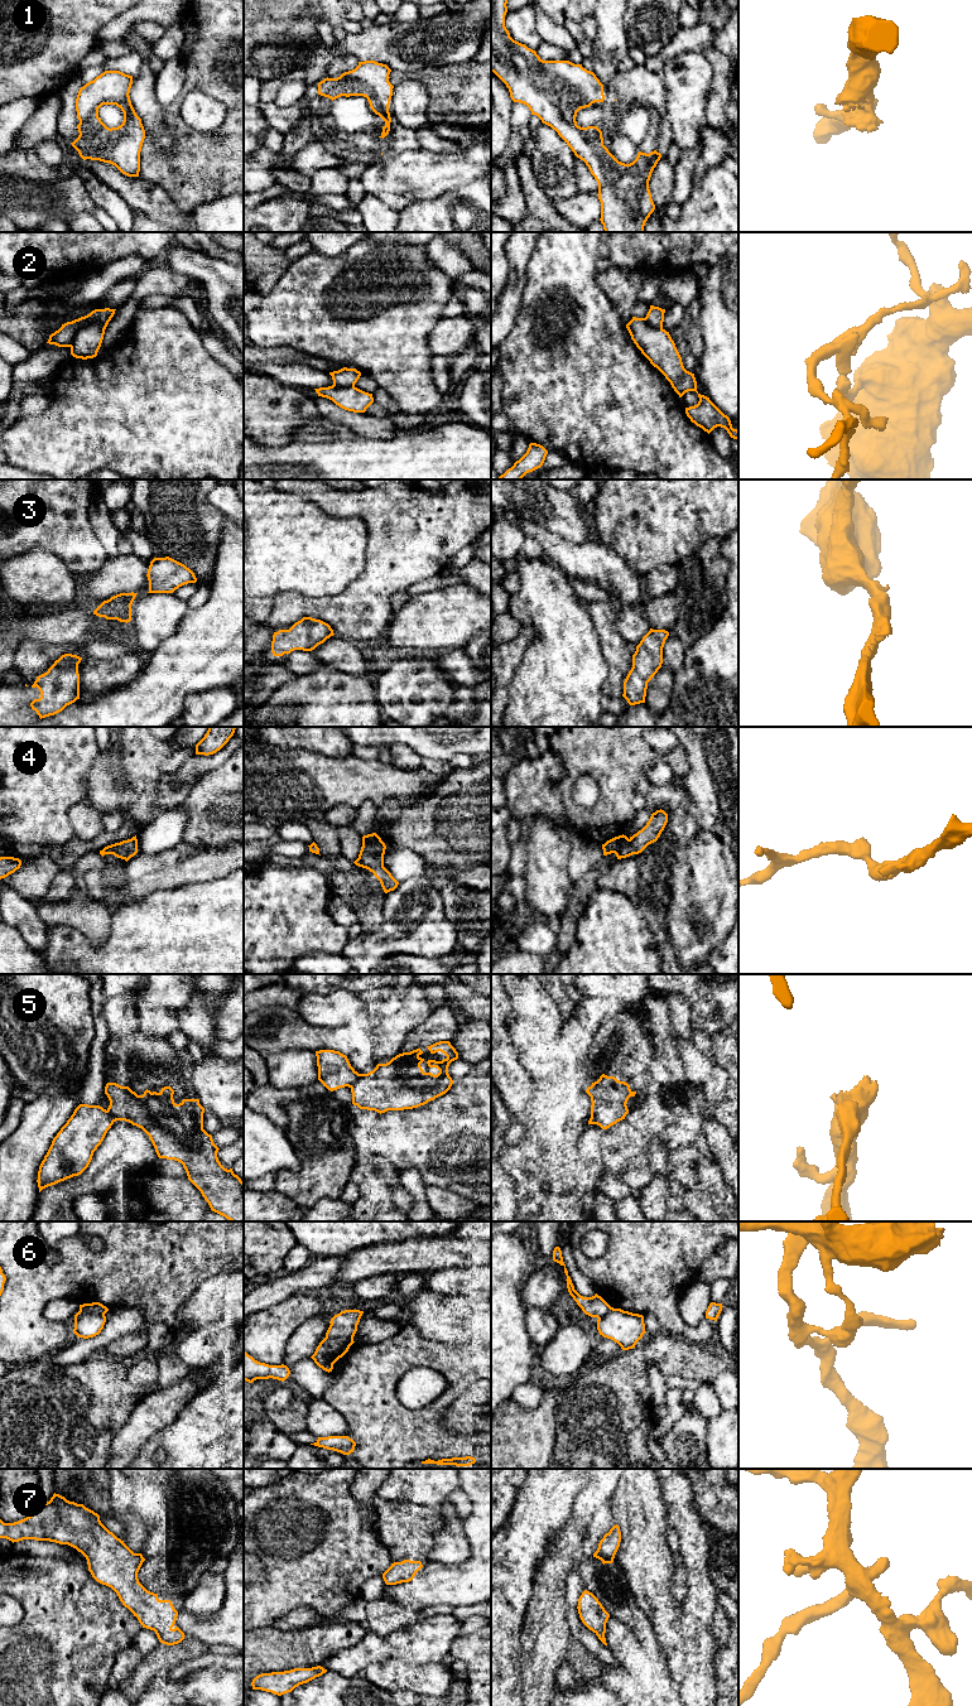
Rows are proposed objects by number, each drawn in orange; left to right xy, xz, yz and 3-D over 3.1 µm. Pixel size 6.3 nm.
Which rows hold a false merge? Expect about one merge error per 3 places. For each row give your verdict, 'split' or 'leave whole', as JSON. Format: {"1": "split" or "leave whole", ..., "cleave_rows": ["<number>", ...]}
{"1": "leave whole", "2": "split", "3": "leave whole", "4": "leave whole", "5": "split", "6": "split", "7": "leave whole", "cleave_rows": ["2", "5", "6"]}

